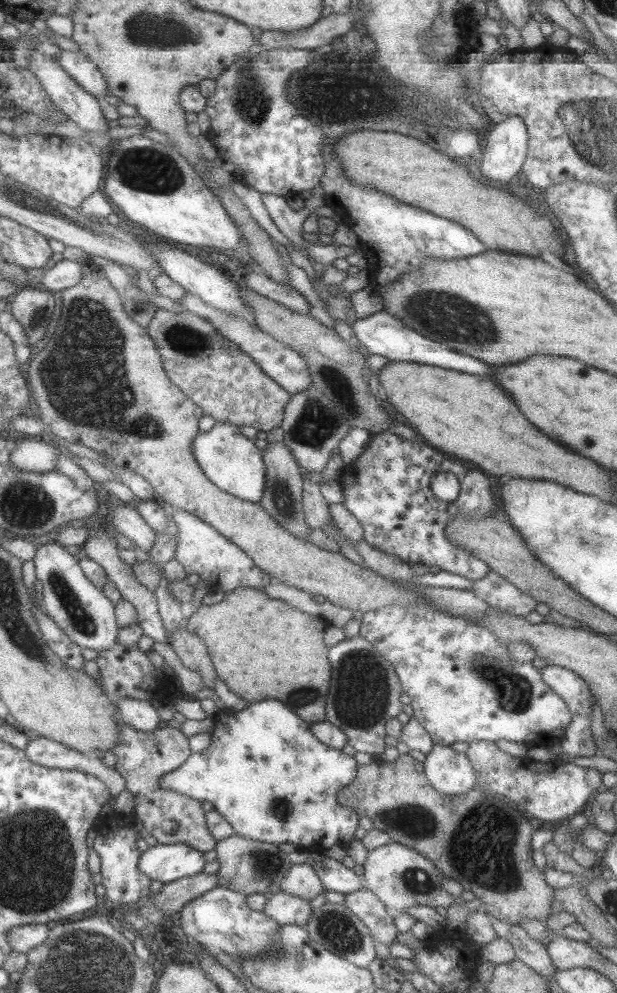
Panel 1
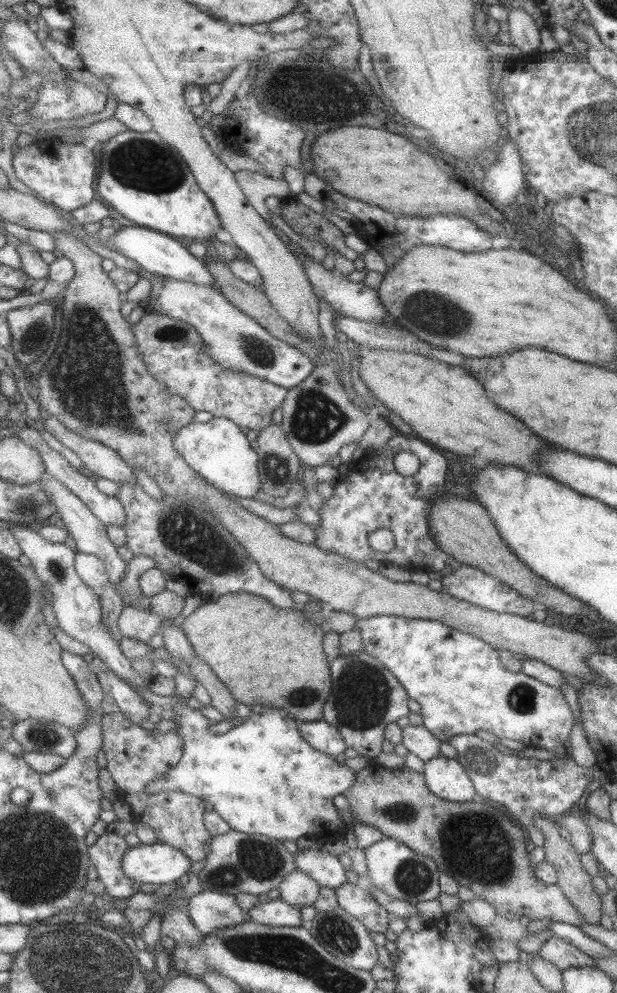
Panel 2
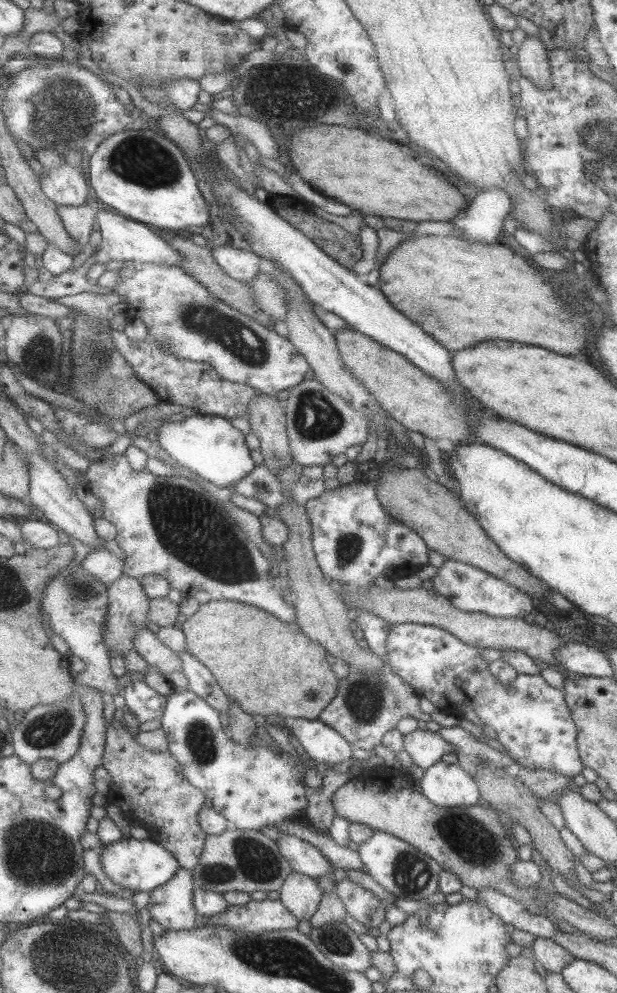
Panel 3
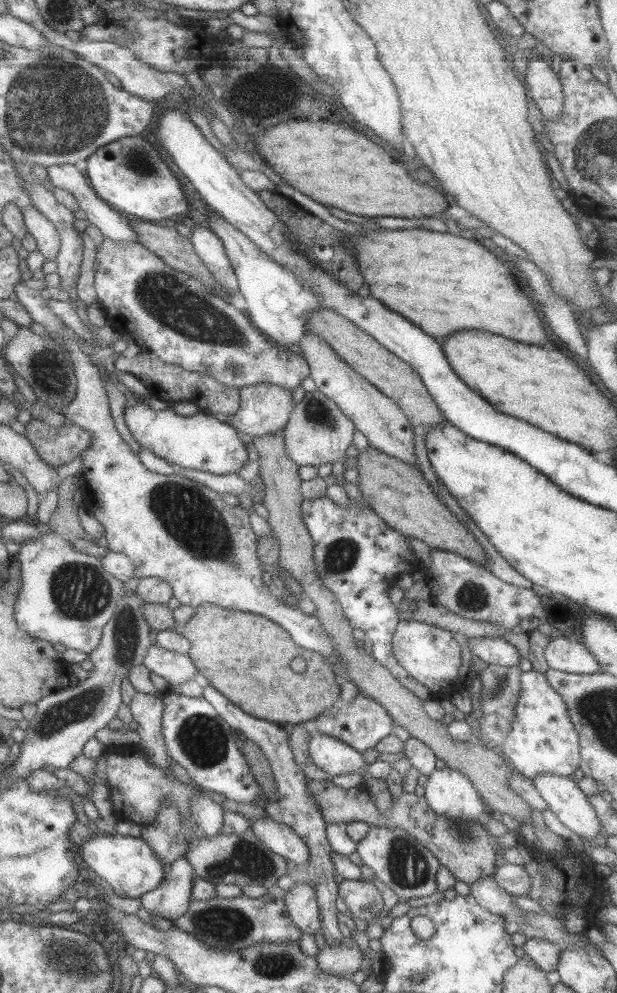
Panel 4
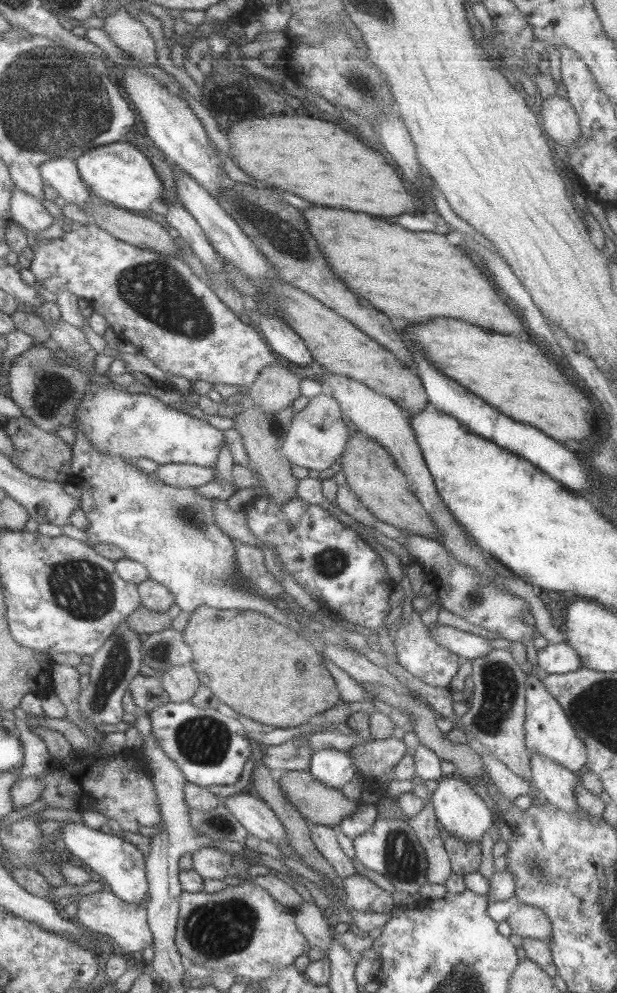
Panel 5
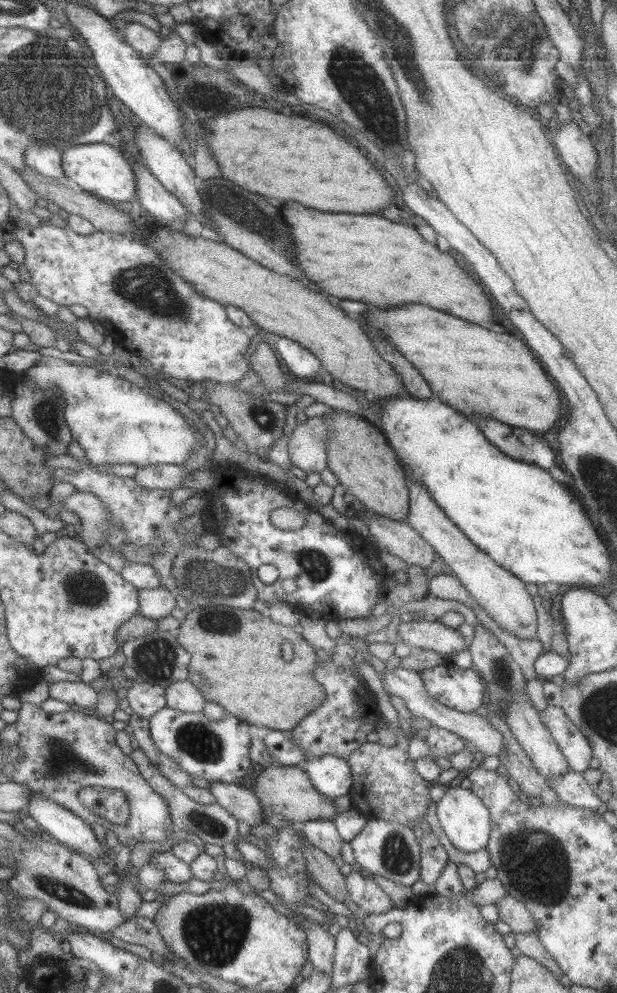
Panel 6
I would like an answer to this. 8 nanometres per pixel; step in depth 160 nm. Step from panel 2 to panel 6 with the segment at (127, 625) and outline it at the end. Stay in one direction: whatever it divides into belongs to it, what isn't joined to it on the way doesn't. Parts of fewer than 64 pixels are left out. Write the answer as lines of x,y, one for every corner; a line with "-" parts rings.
187,679
171,683
164,689
166,706
181,712
202,712
206,700

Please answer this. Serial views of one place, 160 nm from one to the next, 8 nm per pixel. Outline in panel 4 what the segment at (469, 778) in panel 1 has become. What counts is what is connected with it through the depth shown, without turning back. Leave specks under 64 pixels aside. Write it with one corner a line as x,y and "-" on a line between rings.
449,767
443,769
435,769
428,776
427,783
424,788
424,799
428,802
429,808
435,814
450,818
451,820
484,820
485,813
484,802
479,793
473,788
471,782
466,776

